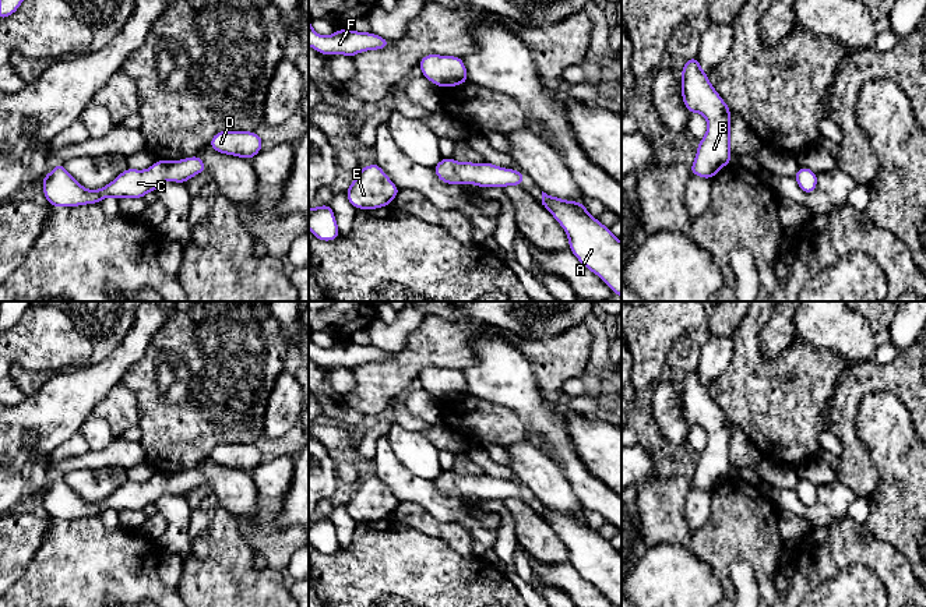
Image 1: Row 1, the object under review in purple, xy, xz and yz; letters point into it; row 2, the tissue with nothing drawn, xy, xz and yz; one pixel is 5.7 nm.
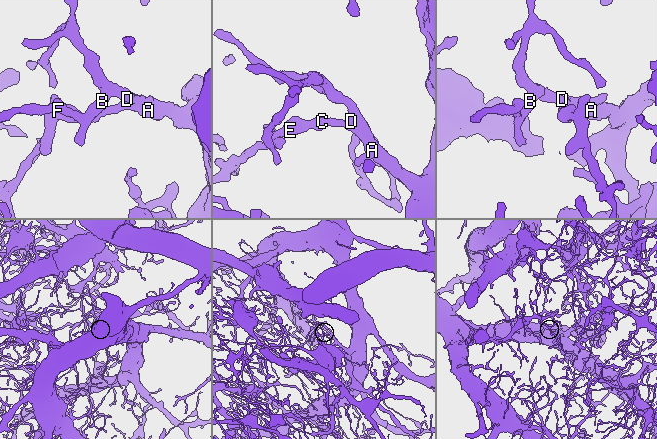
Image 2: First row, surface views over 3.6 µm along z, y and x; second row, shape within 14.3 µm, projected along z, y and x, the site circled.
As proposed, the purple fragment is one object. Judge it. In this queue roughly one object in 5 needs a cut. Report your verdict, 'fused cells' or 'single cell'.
single cell

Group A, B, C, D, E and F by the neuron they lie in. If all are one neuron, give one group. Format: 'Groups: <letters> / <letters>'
Groups: A B C D E F

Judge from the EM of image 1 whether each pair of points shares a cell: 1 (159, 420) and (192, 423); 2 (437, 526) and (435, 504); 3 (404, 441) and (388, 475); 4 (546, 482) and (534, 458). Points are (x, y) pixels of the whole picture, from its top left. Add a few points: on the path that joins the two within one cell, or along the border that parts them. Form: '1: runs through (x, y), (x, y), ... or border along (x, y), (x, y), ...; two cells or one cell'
1: runs through (168, 420), (175, 420), (179, 424), (183, 423); one cell
2: border along (408, 501), (467, 530); two cells
3: border along (386, 436), (393, 454), (411, 472), (423, 477); two cells
4: runs through (541, 476), (534, 469), (534, 463); one cell

